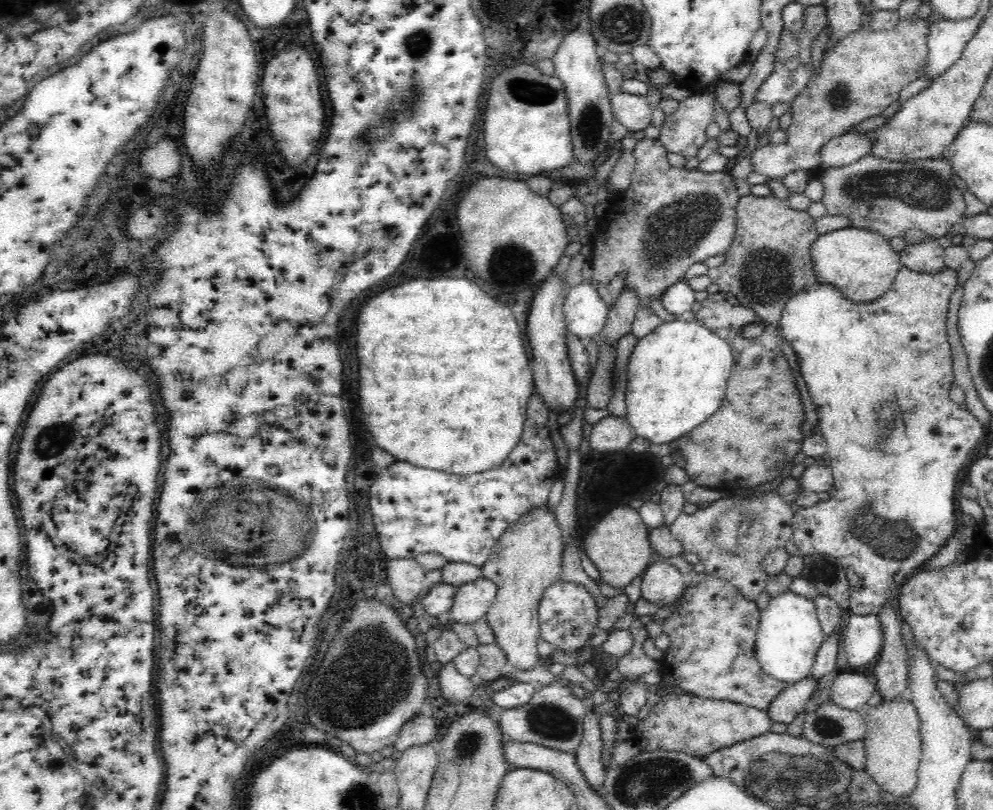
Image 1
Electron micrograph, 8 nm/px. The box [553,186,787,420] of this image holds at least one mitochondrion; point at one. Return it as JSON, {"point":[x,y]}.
{"point":[679,228]}

